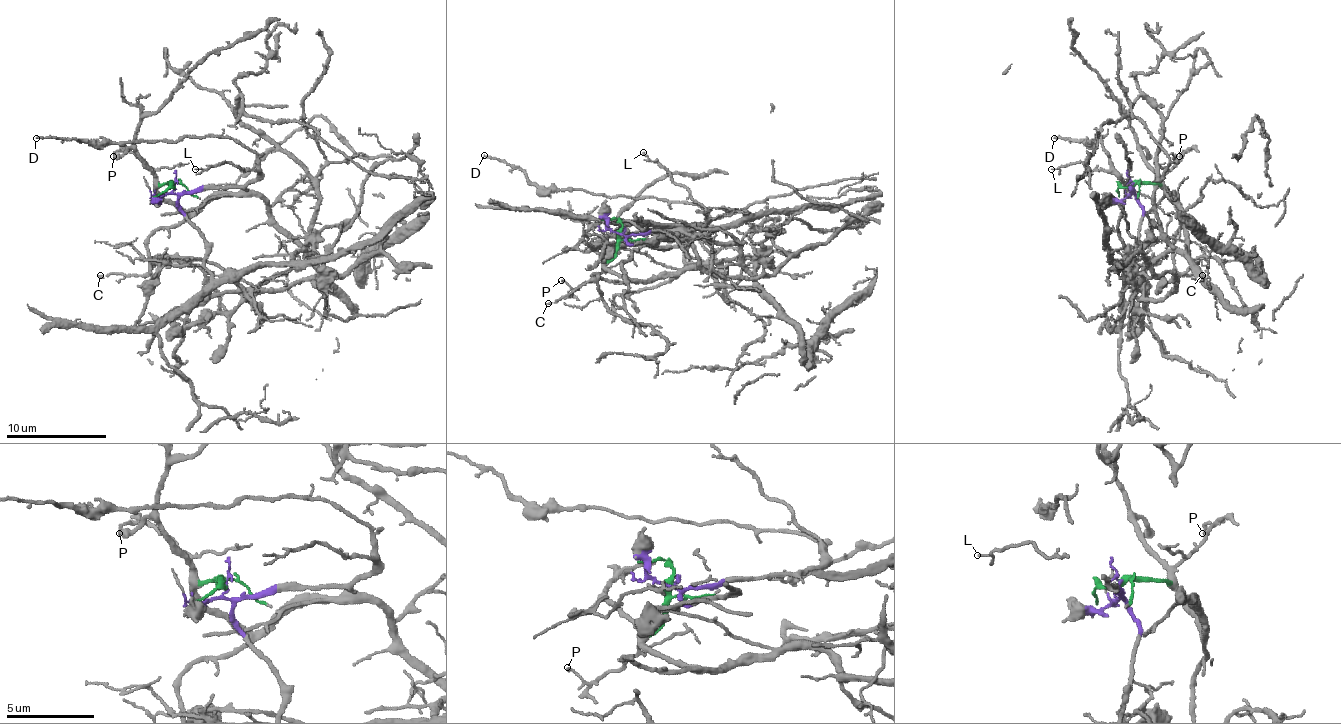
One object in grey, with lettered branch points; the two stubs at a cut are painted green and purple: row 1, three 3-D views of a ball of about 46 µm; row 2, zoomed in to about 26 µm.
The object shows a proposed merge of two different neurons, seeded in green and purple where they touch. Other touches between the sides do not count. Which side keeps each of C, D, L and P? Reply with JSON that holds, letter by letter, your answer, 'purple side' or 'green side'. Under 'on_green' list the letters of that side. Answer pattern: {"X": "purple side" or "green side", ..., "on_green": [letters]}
{"C": "green side", "D": "purple side", "L": "purple side", "P": "green side", "on_green": ["C", "P"]}

